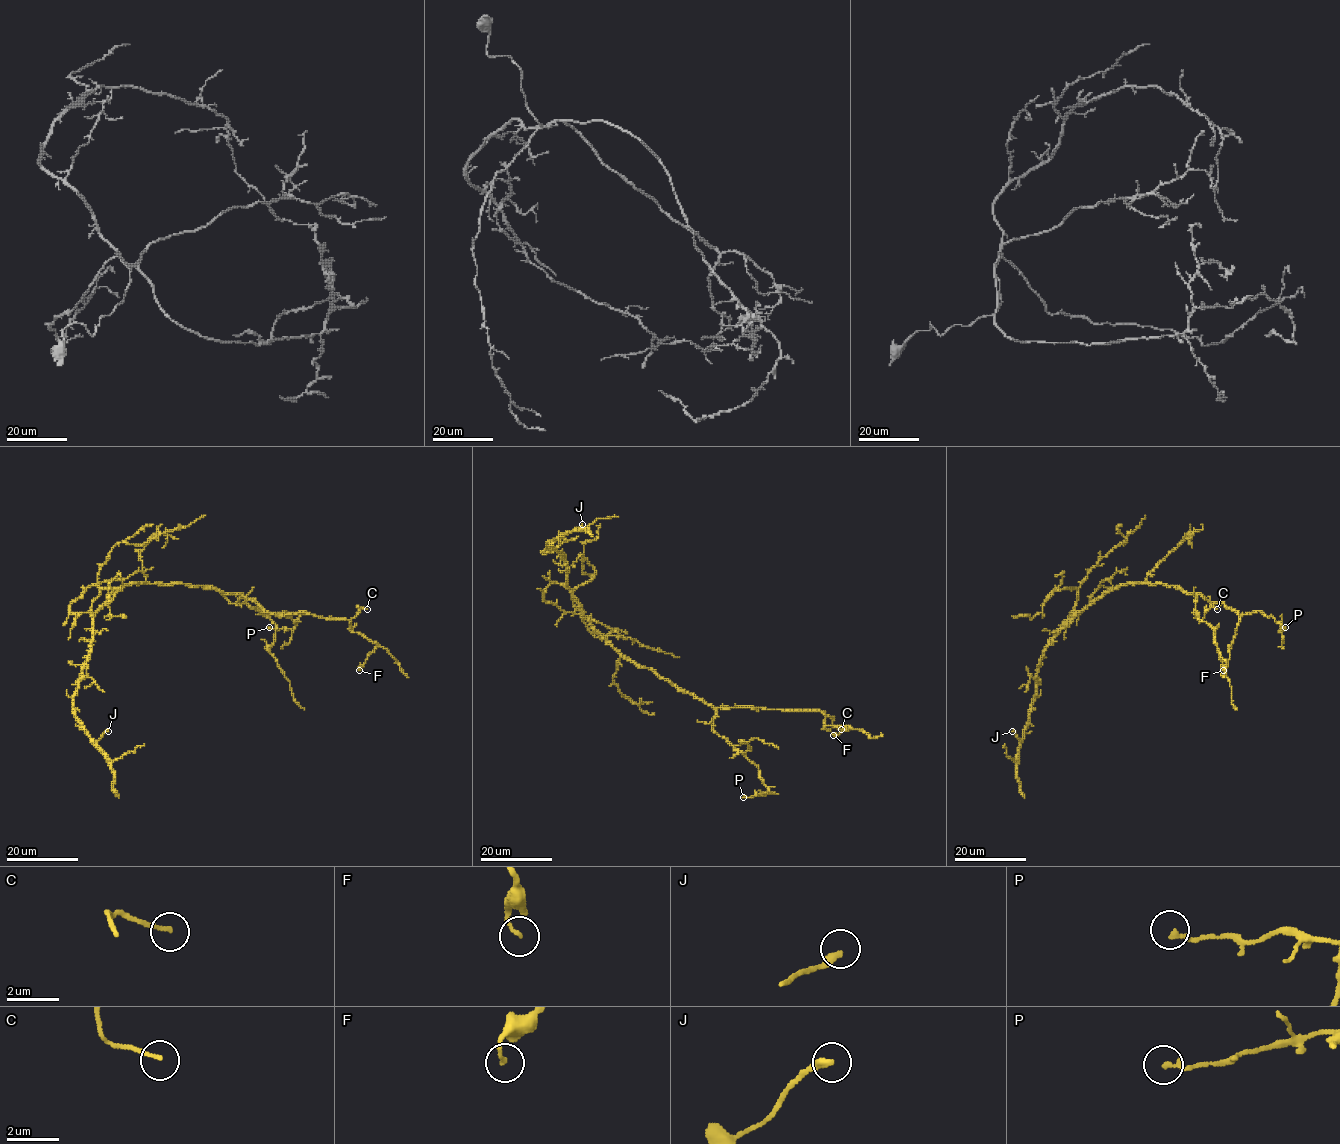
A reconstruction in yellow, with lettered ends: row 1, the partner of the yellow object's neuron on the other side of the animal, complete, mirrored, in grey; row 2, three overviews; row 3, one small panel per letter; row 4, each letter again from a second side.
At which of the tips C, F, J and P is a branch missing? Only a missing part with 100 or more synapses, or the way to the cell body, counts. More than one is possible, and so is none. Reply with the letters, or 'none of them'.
none of them

